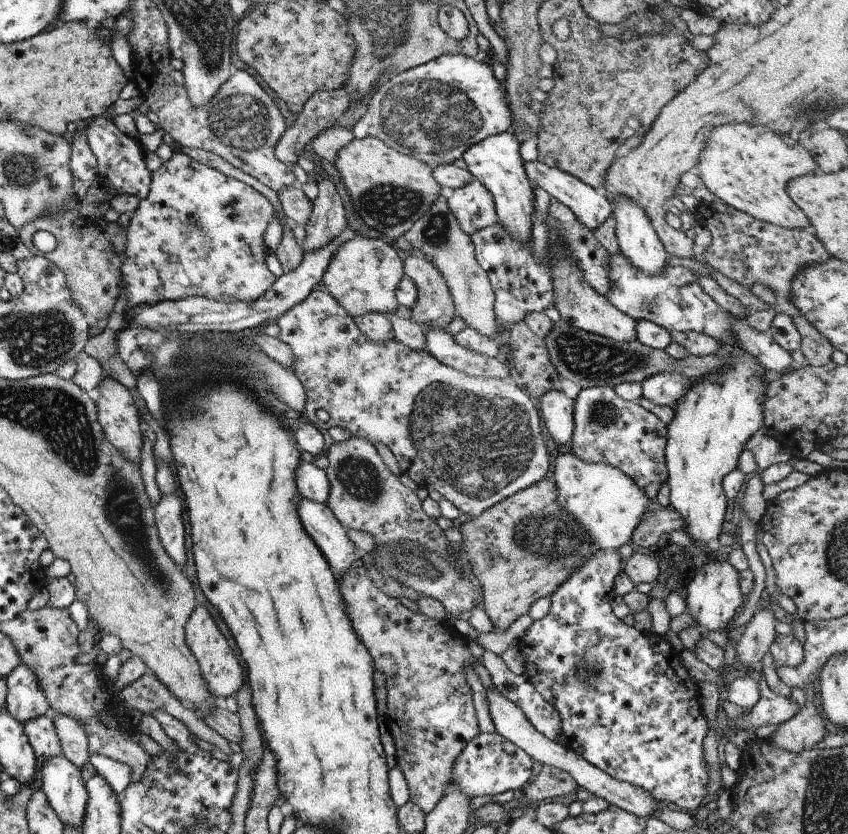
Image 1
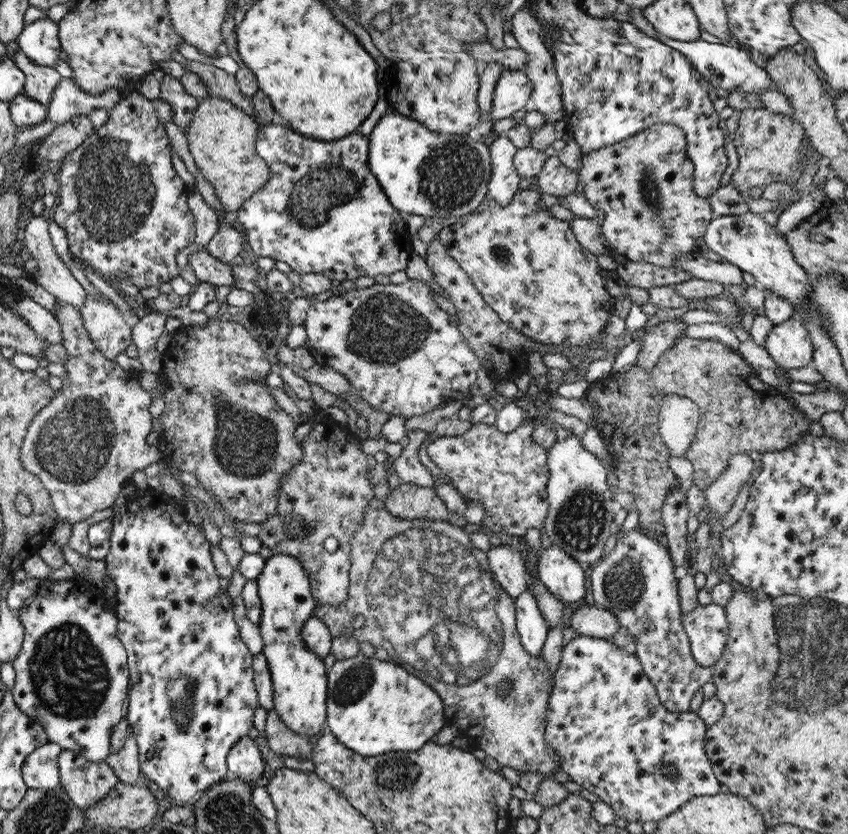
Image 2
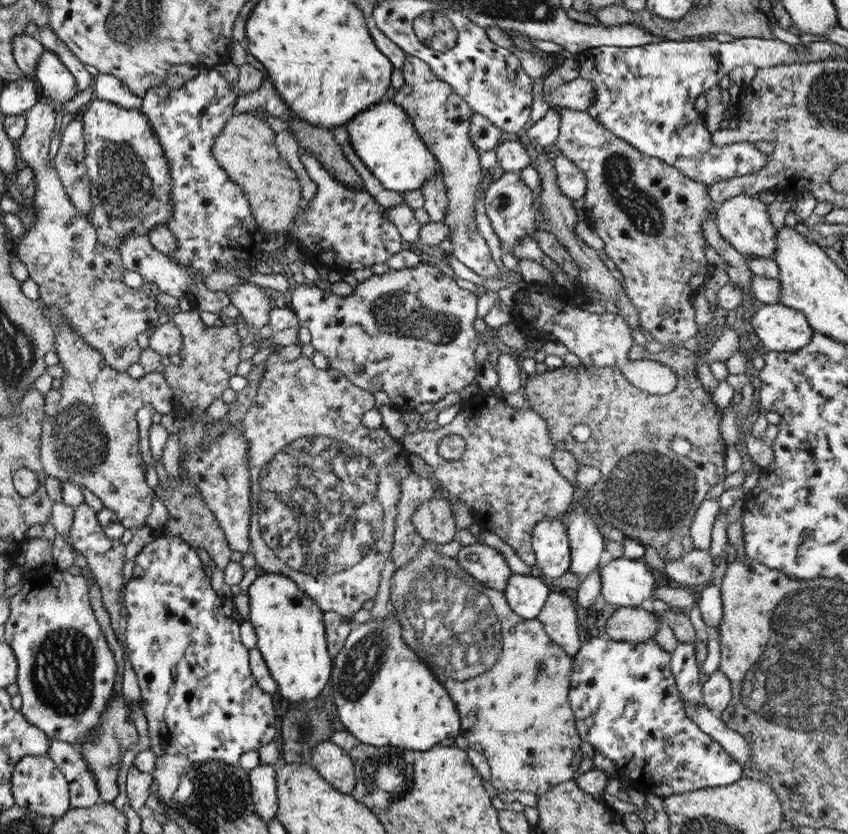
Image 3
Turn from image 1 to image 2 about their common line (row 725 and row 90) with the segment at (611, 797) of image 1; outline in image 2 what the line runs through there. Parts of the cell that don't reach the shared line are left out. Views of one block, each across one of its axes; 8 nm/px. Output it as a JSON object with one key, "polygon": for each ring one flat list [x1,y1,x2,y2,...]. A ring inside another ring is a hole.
{"polygon":[[502,69,491,97,491,111,489,111,491,123,521,114,524,104,529,100,531,89,533,84,529,82,523,70]]}

